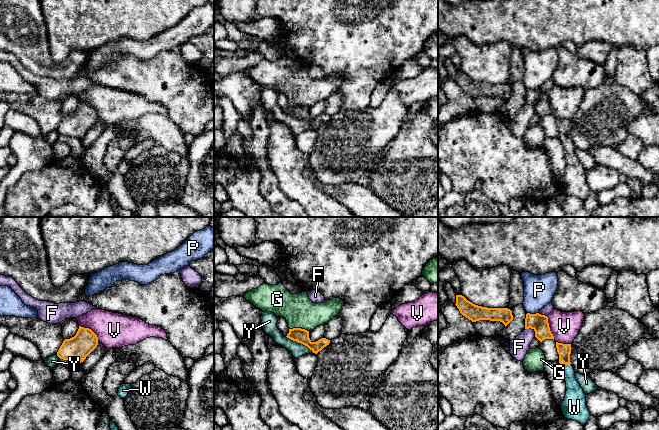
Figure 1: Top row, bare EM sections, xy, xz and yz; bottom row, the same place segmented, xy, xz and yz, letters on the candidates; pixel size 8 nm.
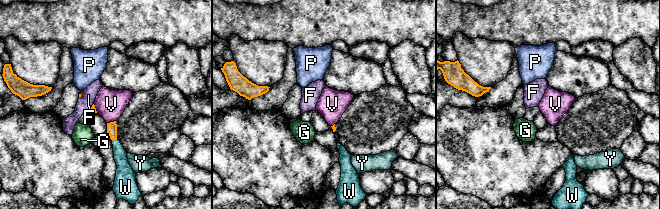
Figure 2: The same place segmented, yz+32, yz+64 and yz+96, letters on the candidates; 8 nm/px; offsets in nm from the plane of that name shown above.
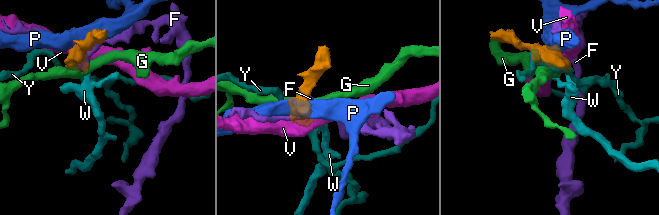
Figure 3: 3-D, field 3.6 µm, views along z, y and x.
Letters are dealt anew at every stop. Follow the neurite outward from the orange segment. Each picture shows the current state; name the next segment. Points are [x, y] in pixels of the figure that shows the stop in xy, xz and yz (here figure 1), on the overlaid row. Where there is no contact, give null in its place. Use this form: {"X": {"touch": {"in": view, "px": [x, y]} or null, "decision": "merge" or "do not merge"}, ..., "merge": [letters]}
{"F": {"touch": {"in": "yz", "px": [532, 328]}, "decision": "do not merge"}, "G": {"touch": {"in": "xz", "px": [299, 328]}, "decision": "do not merge"}, "P": {"touch": {"in": "yz", "px": [532, 314]}, "decision": "do not merge"}, "V": {"touch": {"in": "xy", "px": [91, 330]}, "decision": "do not merge"}, "W": {"touch": {"in": "yz", "px": [566, 364]}, "decision": "merge"}, "Y": {"touch": {"in": "xz", "px": [299, 342]}, "decision": "do not merge"}, "merge": ["W"]}

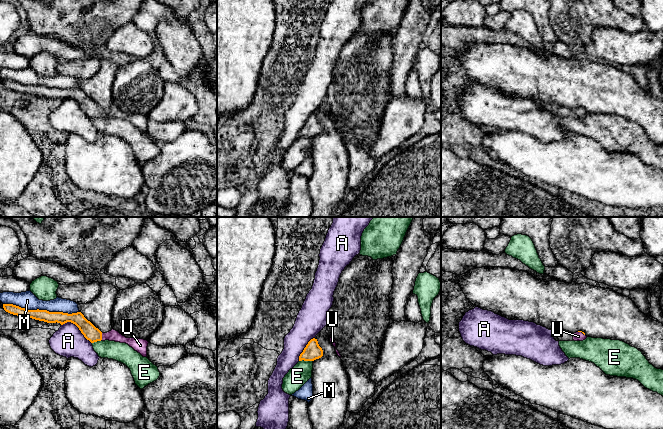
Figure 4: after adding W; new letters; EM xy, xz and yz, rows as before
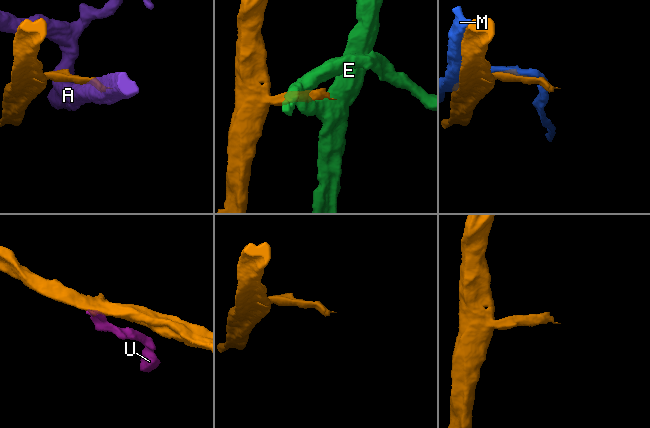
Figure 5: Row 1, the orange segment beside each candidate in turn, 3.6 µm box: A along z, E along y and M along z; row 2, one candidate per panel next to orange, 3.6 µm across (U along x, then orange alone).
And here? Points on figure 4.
{"A": {"touch": {"in": "xy", "px": [77, 326]}, "decision": "do not merge"}, "E": {"touch": {"in": "xz", "px": [305, 360]}, "decision": "do not merge"}, "M": {"touch": {"in": "xy", "px": [41, 310]}, "decision": "do not merge"}, "U": {"touch": {"in": "xy", "px": [101, 336]}, "decision": "merge"}, "merge": ["U"]}

